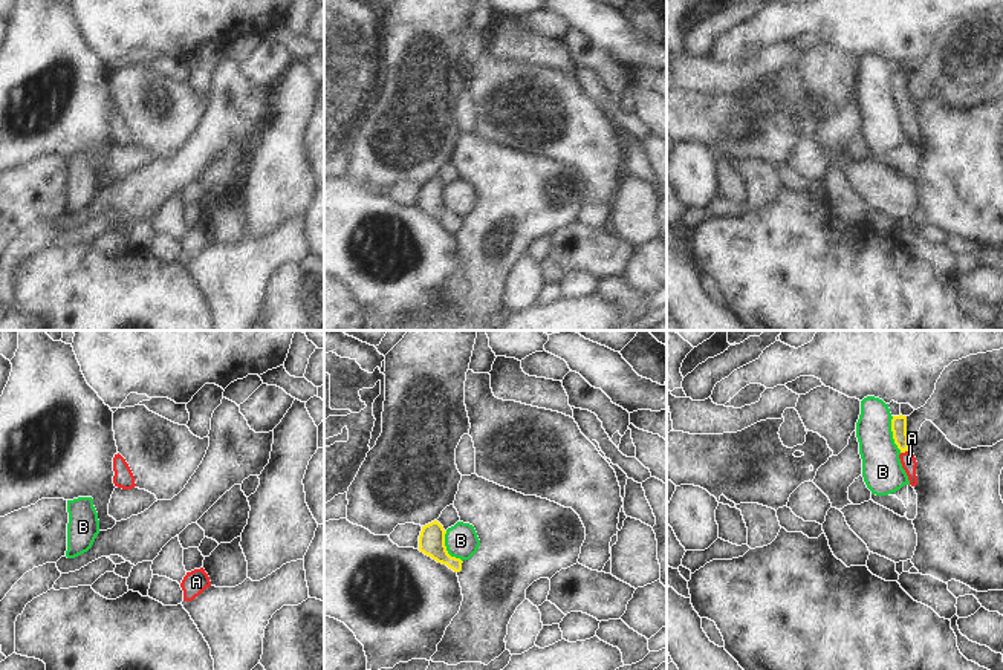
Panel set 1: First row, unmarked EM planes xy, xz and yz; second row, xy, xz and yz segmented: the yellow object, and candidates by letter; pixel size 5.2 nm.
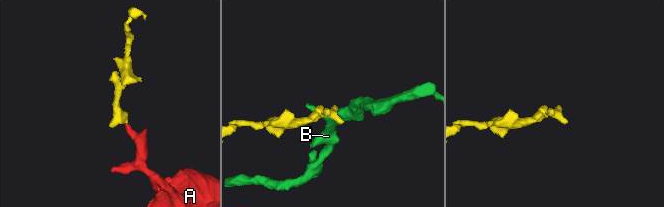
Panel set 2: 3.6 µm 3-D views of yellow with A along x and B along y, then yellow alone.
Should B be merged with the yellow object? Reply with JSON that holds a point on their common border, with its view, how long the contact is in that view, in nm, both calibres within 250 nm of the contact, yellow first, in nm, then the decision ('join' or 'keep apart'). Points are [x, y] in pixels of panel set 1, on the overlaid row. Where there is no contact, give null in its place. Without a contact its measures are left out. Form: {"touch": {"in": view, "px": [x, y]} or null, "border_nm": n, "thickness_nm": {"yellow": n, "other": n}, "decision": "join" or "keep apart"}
{"touch": {"in": "xz", "px": [445, 549]}, "border_nm": 190, "thickness_nm": {"yellow": 140, "other": 170}, "decision": "keep apart"}

